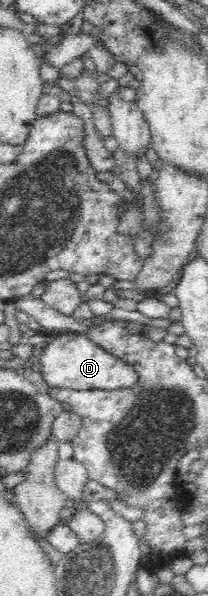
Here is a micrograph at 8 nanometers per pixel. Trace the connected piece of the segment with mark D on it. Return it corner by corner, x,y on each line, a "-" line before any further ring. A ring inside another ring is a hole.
72,332
55,333
49,338
37,358
41,364
42,378
47,387
57,392
73,390
112,390
119,387
134,386
136,373
131,366
121,363
113,355
105,352
99,345
95,344
87,334

